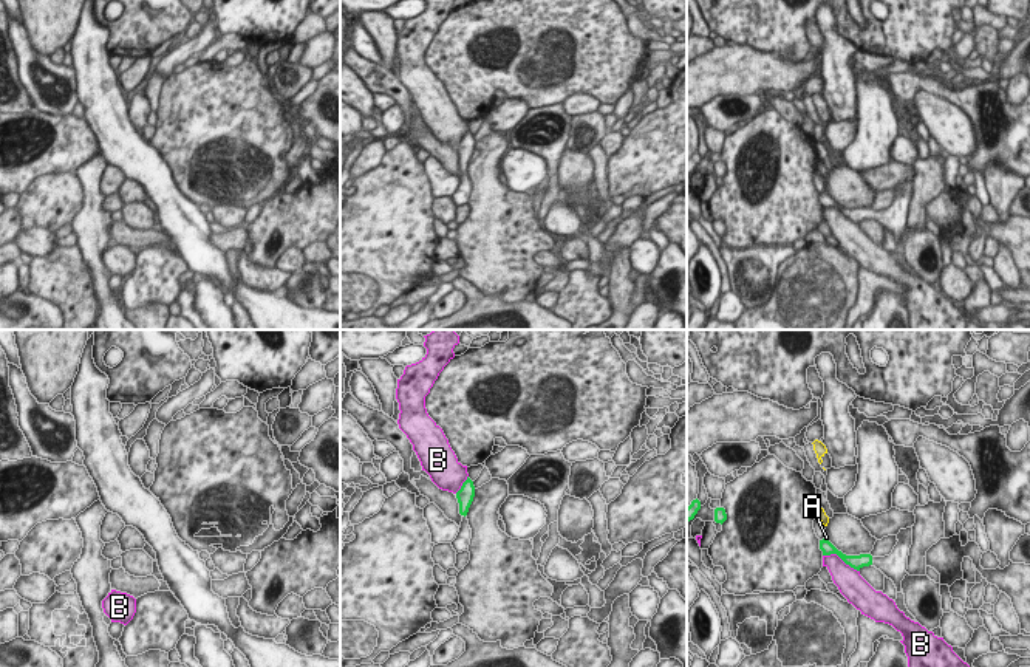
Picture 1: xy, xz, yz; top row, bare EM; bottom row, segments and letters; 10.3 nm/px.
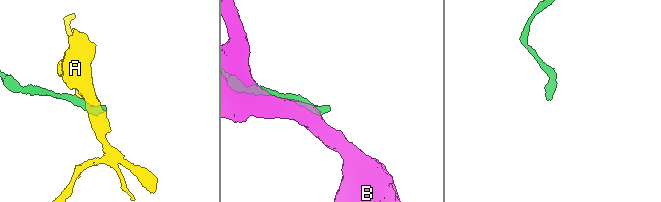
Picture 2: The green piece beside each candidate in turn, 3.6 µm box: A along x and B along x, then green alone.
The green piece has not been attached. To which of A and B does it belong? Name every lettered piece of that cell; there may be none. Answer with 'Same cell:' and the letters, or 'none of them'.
Same cell: none of them

